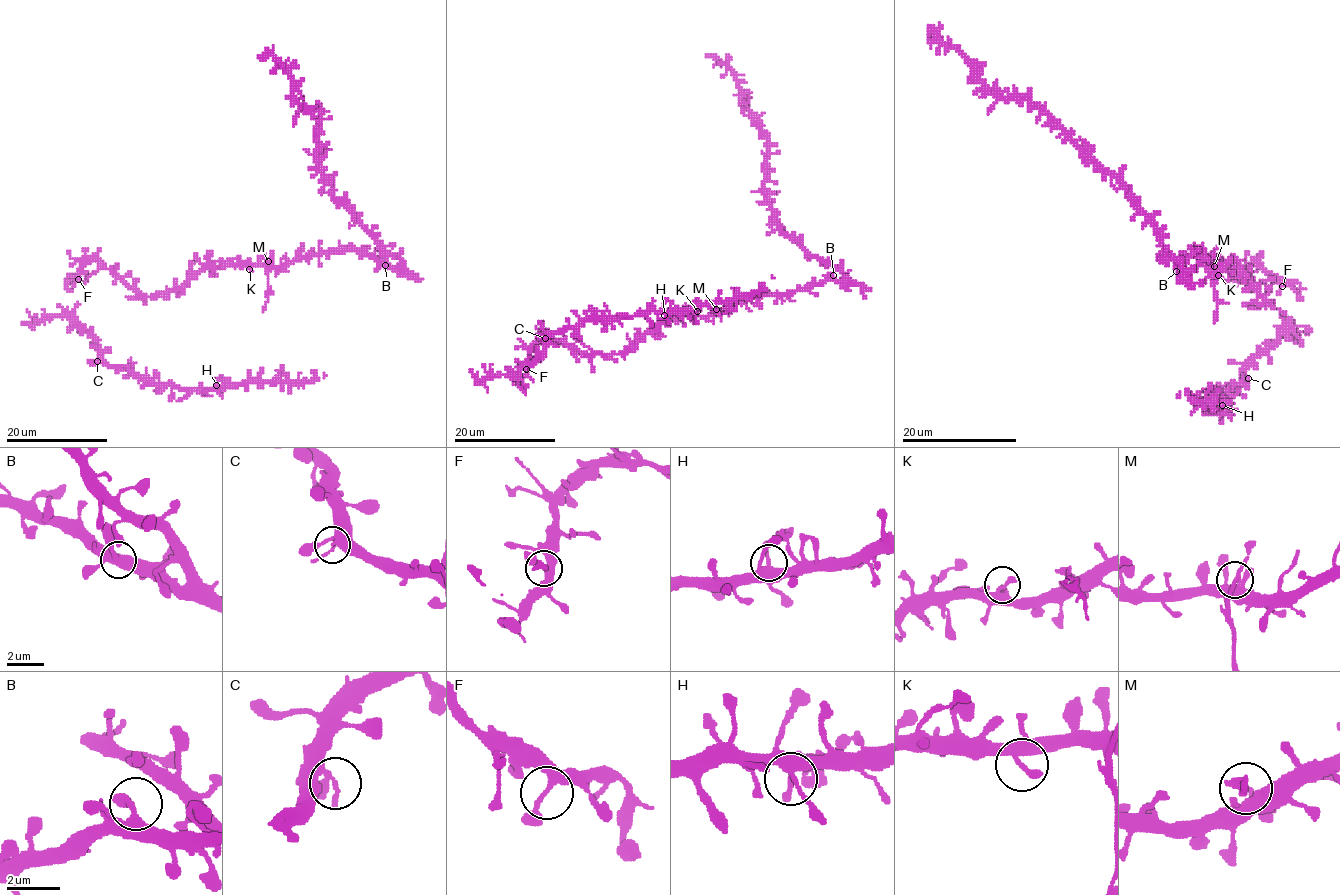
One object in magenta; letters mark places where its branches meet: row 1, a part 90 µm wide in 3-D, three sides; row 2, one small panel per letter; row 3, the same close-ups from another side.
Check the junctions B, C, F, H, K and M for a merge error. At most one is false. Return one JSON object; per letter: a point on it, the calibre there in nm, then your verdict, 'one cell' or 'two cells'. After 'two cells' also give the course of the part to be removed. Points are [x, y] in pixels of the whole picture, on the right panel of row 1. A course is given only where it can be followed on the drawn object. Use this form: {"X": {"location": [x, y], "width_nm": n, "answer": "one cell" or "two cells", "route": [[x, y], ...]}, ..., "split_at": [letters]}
{"B": {"location": [1176, 271], "width_nm": 280, "answer": "one cell"}, "C": {"location": [1248, 378], "width_nm": 170, "answer": "one cell"}, "F": {"location": [1282, 286], "width_nm": 280, "answer": "one cell"}, "H": {"location": [1222, 405], "width_nm": 280, "answer": "one cell"}, "K": {"location": [1218, 275], "width_nm": 240, "answer": "one cell"}, "M": {"location": [1214, 266], "width_nm": 150, "answer": "two cells", "route": [[1215, 266], [1215, 322]]}, "split_at": ["M"]}

